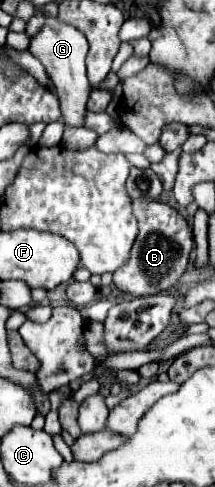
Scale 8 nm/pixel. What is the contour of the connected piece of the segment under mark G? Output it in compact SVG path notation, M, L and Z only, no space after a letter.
M57 17L47 19L43 29L31 39L29 51L43 63L47 75L49 75L49 87L57 95L61 103L61 113L63 113L63 123L67 127L83 127L83 117L87 115L87 97L91 93L91 85L87 81L87 71L85 71L85 55L89 51L89 43L85 35L67 25L61 23Z

